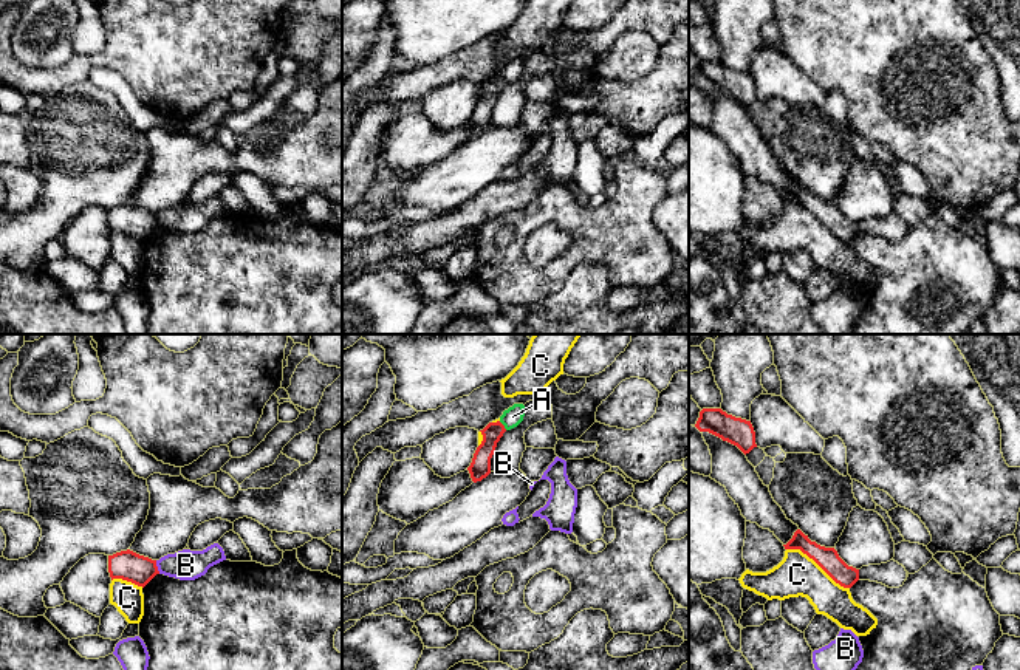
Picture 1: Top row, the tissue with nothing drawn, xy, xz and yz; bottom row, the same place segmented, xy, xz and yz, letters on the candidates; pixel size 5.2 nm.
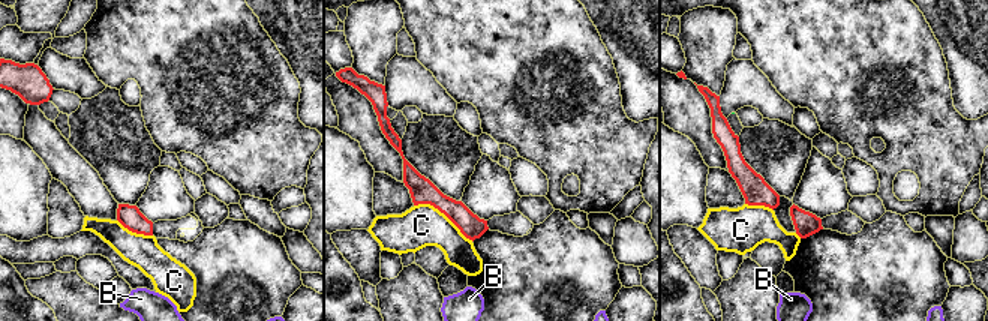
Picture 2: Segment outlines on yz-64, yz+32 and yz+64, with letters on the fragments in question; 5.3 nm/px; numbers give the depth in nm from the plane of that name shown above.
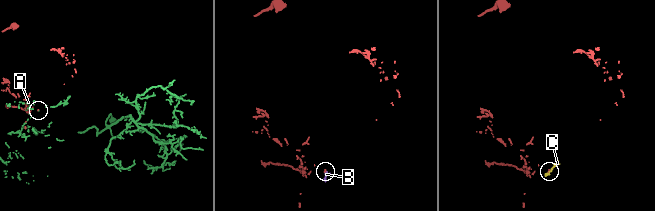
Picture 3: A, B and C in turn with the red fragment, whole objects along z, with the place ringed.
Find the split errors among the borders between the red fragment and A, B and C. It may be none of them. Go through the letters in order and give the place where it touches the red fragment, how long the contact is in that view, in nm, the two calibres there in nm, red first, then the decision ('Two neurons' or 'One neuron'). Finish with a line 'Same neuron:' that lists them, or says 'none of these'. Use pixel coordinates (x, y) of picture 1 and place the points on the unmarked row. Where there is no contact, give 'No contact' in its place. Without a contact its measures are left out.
A: Touches red at xz (503, 79). Shared border 60 nm. Thickness 110 nm (red) against 100 nm. Two neurons
B: Touches red at xy (157, 220). Shared border 80 nm. Thickness 160 nm (red) against 160 nm. Two neurons
C: Touches red at yz (818, 217). Shared border 380 nm. Thickness 120 nm (red) against 220 nm. Two neurons
Same neuron: none of these

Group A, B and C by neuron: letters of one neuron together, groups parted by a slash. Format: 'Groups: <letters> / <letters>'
Groups: A / B / C

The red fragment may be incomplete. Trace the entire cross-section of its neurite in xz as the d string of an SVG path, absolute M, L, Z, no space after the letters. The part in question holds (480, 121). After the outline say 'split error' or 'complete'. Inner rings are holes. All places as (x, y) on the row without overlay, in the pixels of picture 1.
M497 74L497 76L489 76L480 85L483 88L483 94L477 101L472 116L467 121L474 136L481 135L491 127L491 111L495 105L497 96L500 94L506 82L500 74Z; complete

